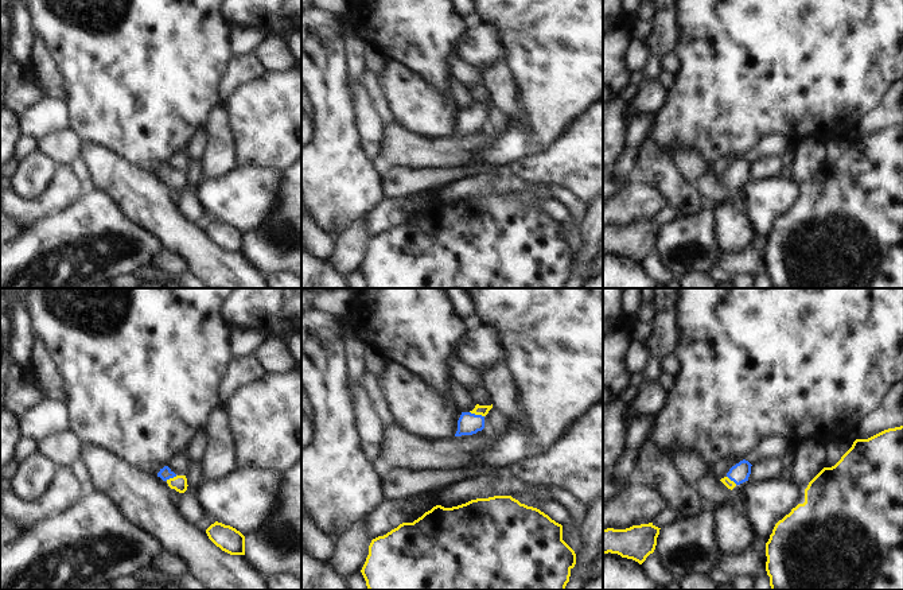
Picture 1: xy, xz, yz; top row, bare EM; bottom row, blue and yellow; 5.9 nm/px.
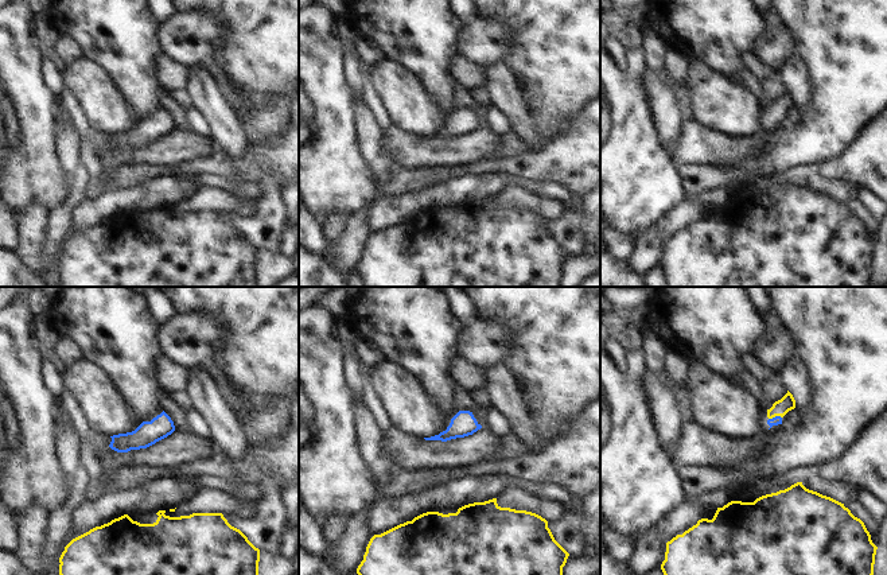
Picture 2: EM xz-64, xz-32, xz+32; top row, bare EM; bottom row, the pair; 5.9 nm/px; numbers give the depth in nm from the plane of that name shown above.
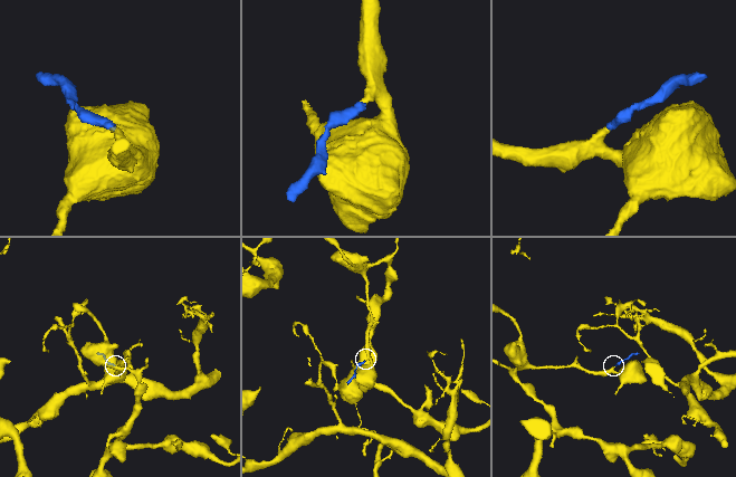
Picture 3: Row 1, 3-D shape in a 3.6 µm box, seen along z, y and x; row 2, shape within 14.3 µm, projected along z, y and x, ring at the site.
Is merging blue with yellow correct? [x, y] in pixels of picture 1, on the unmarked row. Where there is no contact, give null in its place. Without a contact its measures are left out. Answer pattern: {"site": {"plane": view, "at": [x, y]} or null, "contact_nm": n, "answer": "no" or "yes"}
{"site": {"plane": "xz", "at": [477, 113]}, "contact_nm": 90, "answer": "yes"}

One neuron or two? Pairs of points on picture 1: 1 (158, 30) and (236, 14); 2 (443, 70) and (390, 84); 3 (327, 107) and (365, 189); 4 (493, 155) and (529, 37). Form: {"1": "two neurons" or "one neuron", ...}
{"1": "two neurons", "2": "two neurons", "3": "one neuron", "4": "one neuron"}

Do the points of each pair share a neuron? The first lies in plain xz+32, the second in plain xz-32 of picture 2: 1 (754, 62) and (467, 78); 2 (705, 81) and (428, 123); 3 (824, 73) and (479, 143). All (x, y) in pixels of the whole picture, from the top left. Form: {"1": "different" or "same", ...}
{"1": "same", "2": "same", "3": "different"}

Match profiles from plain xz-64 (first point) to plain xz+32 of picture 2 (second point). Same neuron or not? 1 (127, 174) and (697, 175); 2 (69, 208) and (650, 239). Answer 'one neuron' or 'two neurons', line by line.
1: one neuron
2: one neuron

